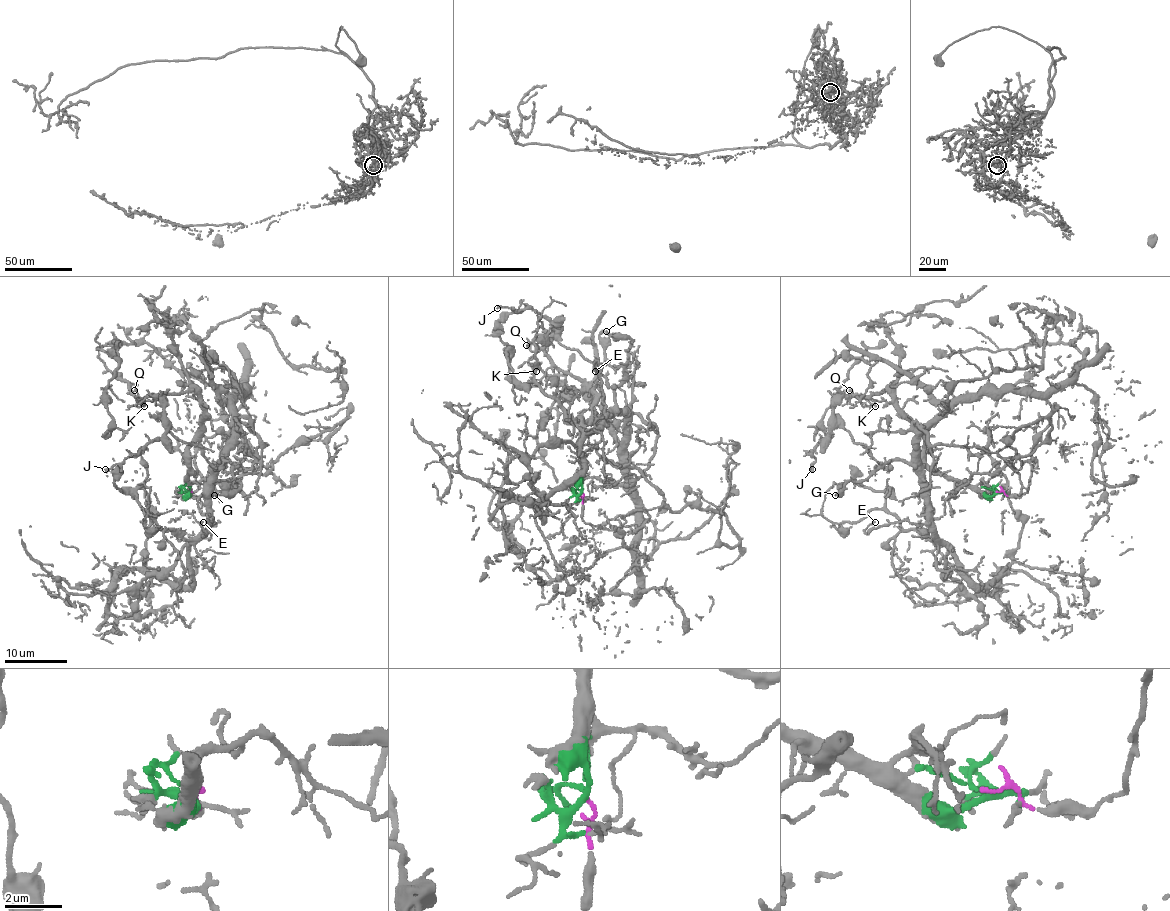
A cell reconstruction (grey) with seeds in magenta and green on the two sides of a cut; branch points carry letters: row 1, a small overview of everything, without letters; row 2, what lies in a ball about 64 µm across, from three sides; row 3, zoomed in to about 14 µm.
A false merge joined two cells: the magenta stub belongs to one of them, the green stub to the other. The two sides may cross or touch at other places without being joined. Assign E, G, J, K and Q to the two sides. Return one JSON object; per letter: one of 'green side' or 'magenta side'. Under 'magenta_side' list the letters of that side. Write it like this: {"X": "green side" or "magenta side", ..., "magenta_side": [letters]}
{"E": "magenta side", "G": "magenta side", "J": "green side", "K": "green side", "Q": "green side", "magenta_side": ["E", "G"]}

